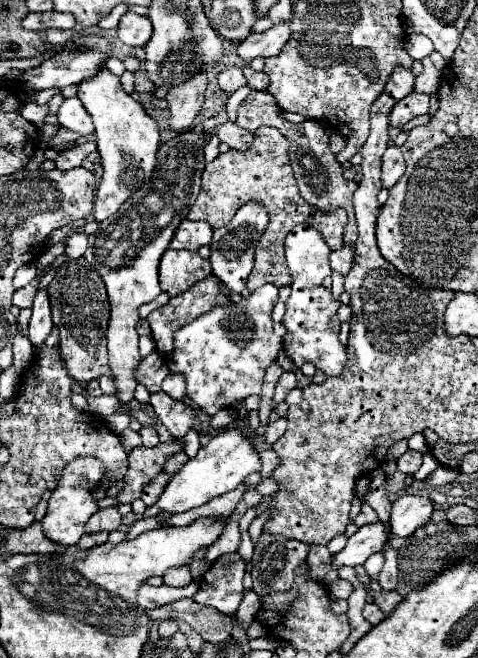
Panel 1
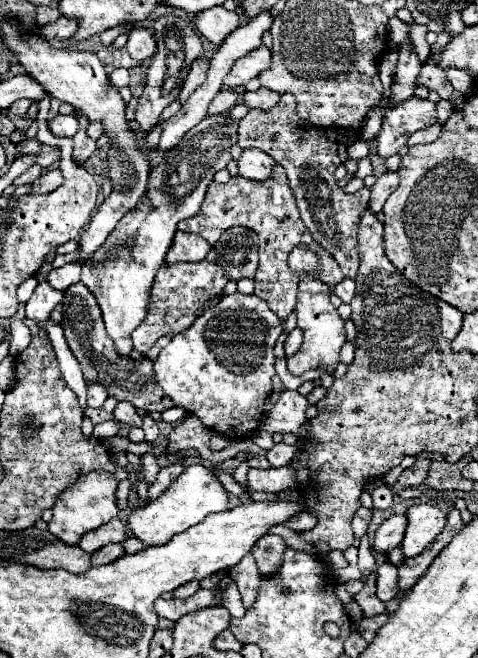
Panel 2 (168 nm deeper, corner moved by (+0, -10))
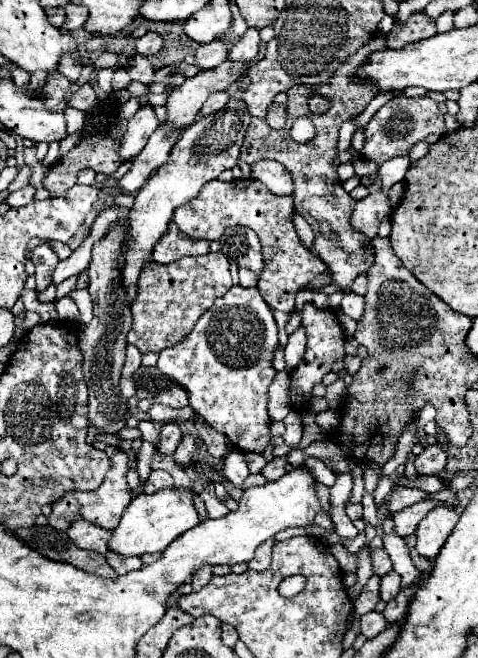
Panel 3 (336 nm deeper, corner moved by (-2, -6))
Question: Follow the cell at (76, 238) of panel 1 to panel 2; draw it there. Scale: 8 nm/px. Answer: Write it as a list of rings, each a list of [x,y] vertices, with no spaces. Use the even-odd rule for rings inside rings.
[[[73,260],[61,268],[55,268],[51,270],[47,282],[55,288],[55,290],[67,290],[73,282],[79,282],[79,276],[81,276],[81,262]]]

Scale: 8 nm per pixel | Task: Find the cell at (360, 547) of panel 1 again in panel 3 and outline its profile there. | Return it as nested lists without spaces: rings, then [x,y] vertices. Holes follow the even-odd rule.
[[[421,500],[421,502],[417,502],[417,504],[413,504],[413,506],[397,512],[397,514],[393,516],[393,520],[395,520],[395,532],[397,532],[399,536],[409,536],[409,534],[413,534],[415,528],[419,526],[419,522],[421,522],[421,520],[427,516],[427,512],[429,512],[431,508],[435,508],[435,506],[453,506],[453,508],[455,508],[455,506],[459,506],[459,500],[449,500],[449,502]]]

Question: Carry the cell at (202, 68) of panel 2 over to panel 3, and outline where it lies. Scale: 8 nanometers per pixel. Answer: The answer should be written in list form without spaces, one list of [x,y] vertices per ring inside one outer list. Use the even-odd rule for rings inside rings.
[[[221,38],[207,42],[207,44],[199,44],[195,52],[195,60],[203,70],[217,68],[221,62],[227,60],[227,44]]]

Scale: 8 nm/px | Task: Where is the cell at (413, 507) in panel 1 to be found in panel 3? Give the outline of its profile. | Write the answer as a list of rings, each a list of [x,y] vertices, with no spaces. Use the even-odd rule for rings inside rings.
[[[433,508],[419,524],[415,536],[417,536],[417,546],[415,550],[425,556],[425,558],[435,558],[453,532],[455,524],[459,520],[459,514],[455,508]]]

